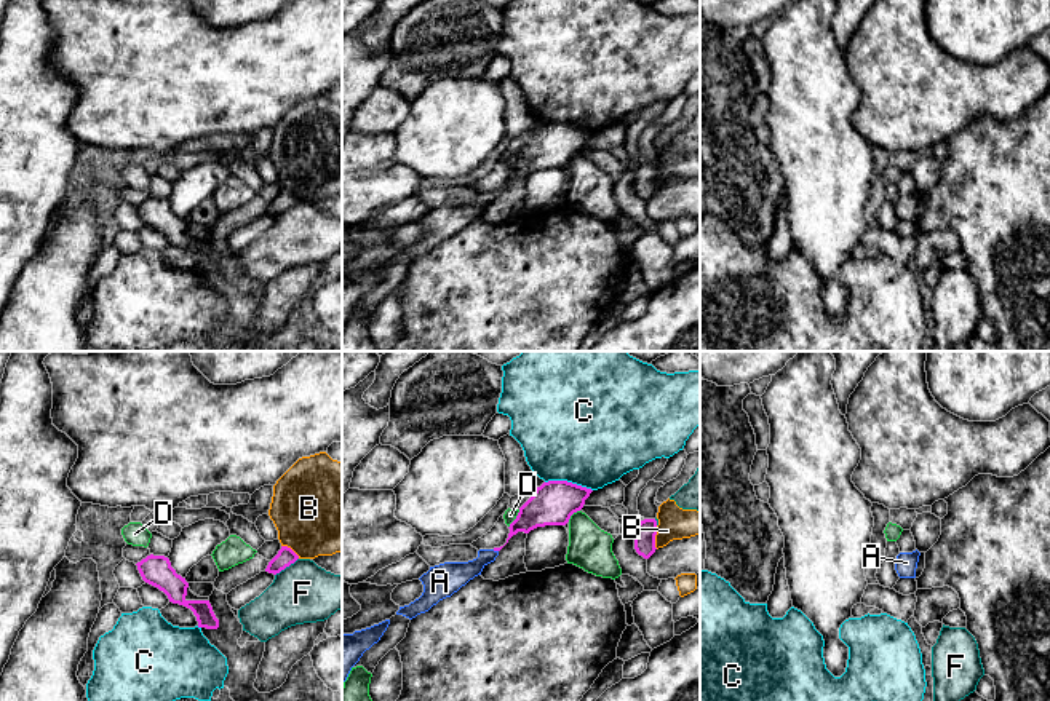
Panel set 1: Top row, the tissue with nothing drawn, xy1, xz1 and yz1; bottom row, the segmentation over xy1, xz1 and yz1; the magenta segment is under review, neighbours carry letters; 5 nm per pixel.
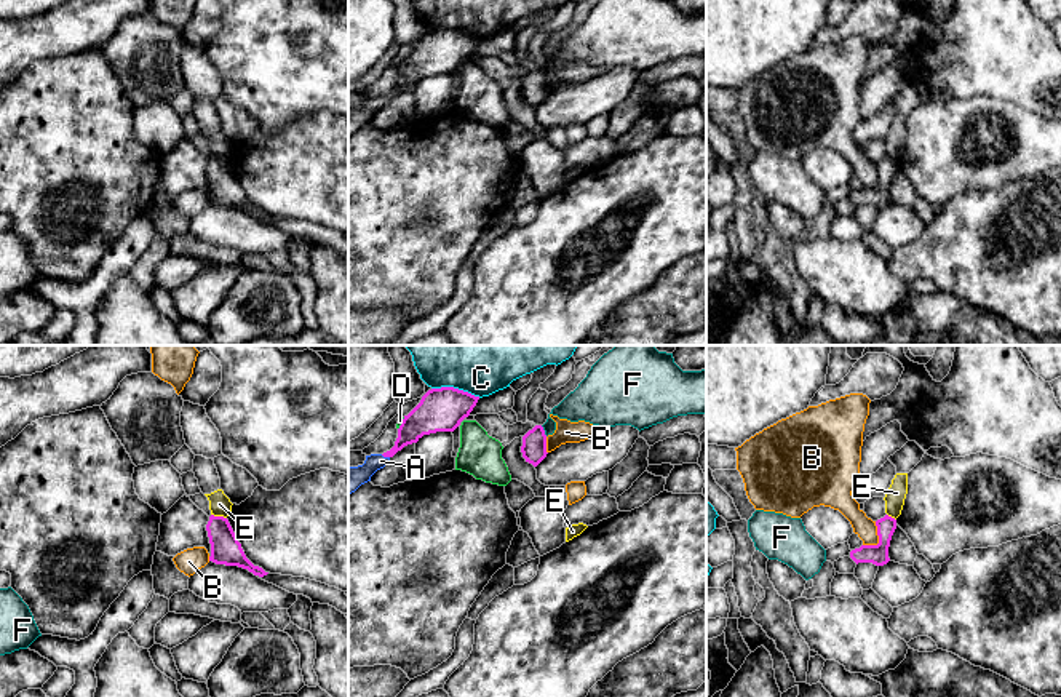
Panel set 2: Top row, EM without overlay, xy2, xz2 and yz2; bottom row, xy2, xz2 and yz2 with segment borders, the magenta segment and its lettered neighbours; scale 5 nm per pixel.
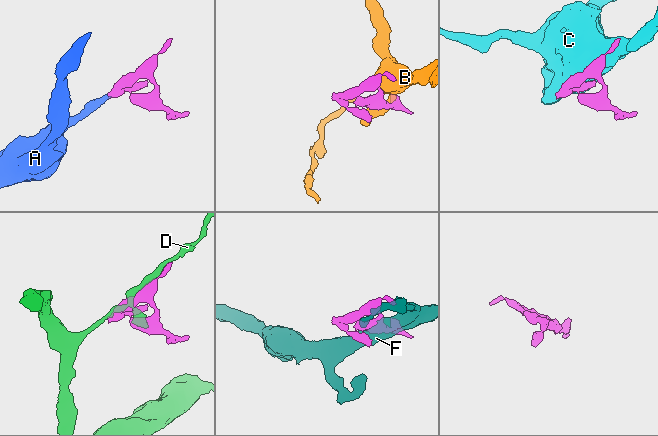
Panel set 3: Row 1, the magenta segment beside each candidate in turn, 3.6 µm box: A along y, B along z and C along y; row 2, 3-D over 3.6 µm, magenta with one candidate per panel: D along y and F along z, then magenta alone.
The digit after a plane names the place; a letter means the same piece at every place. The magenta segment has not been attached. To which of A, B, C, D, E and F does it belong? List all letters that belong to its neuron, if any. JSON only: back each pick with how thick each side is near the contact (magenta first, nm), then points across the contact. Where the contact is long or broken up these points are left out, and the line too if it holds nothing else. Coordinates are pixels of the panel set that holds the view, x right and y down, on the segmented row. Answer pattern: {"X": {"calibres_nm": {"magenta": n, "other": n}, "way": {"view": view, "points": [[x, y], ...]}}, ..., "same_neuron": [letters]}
{"A": {"calibres_nm": {"magenta": 150, "other": 130}, "way": {"view": "xz2", "points": [[421, 421], [385, 456], [363, 473], [349, 478]]}}, "same_neuron": ["A"]}

